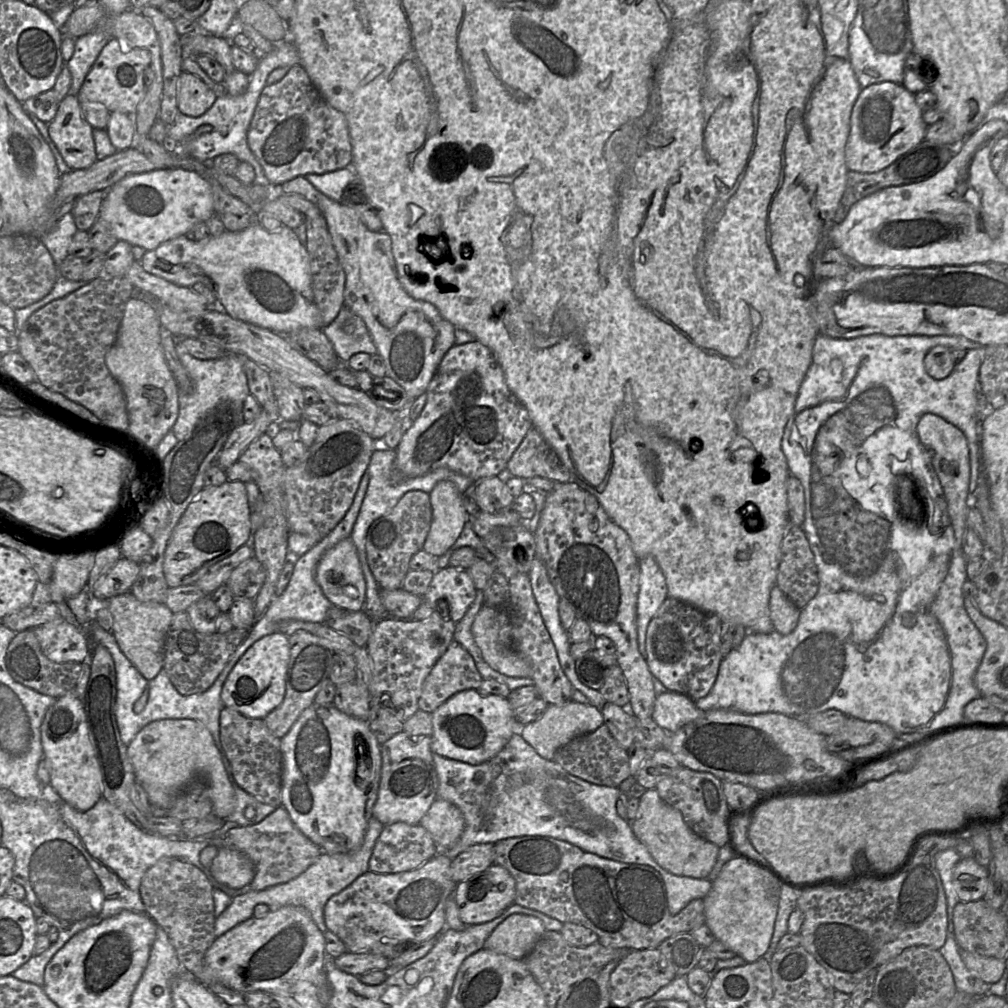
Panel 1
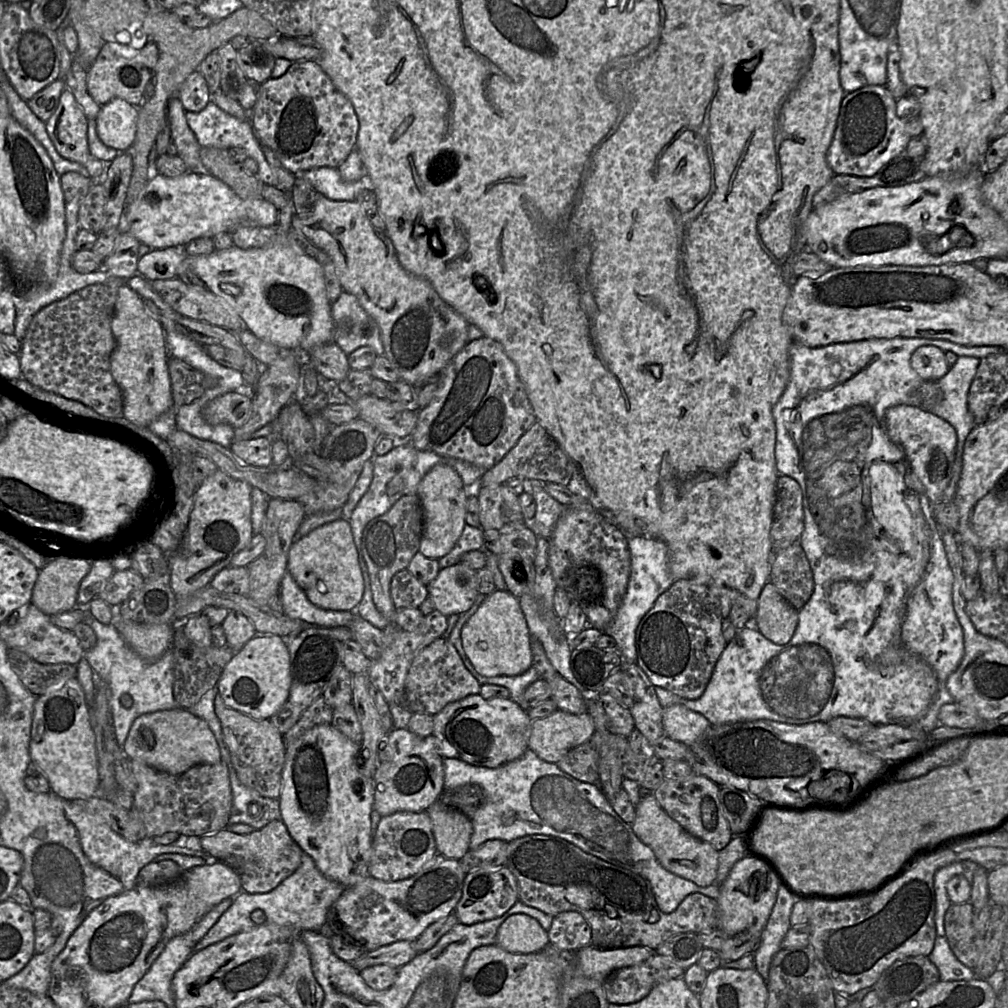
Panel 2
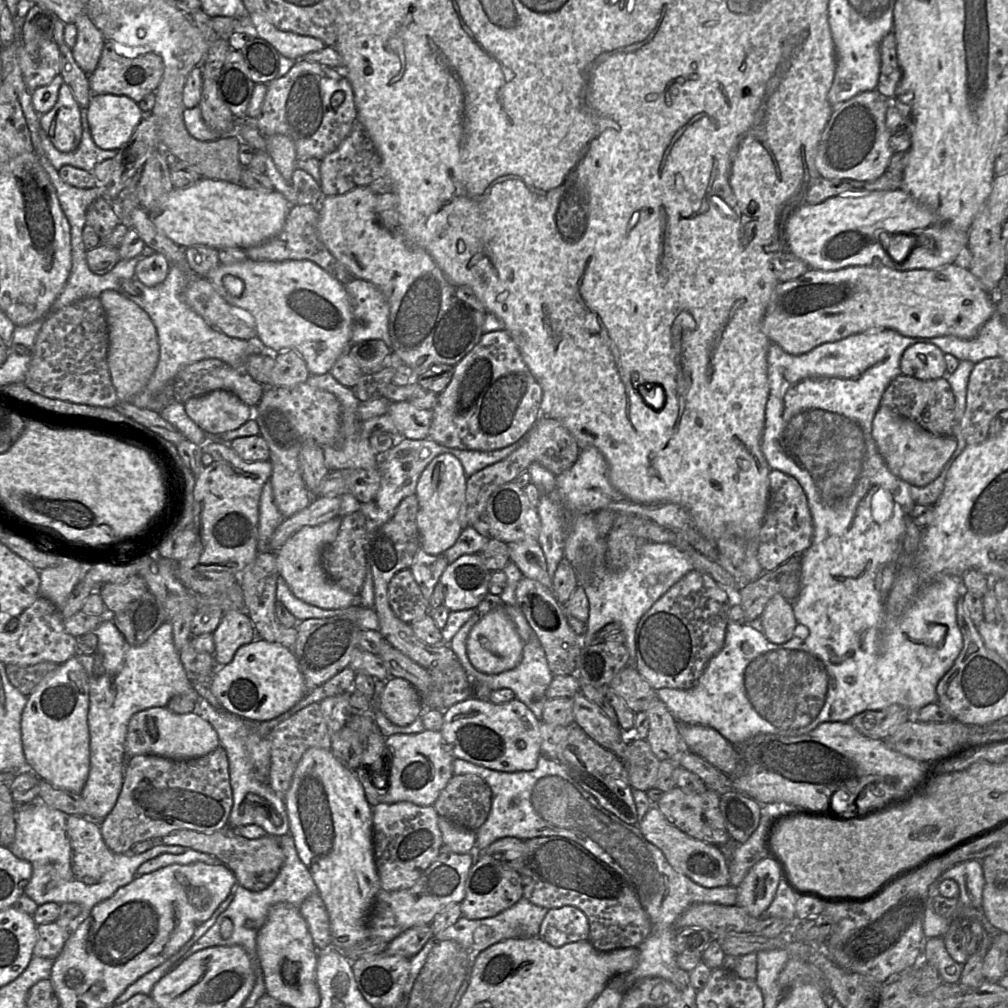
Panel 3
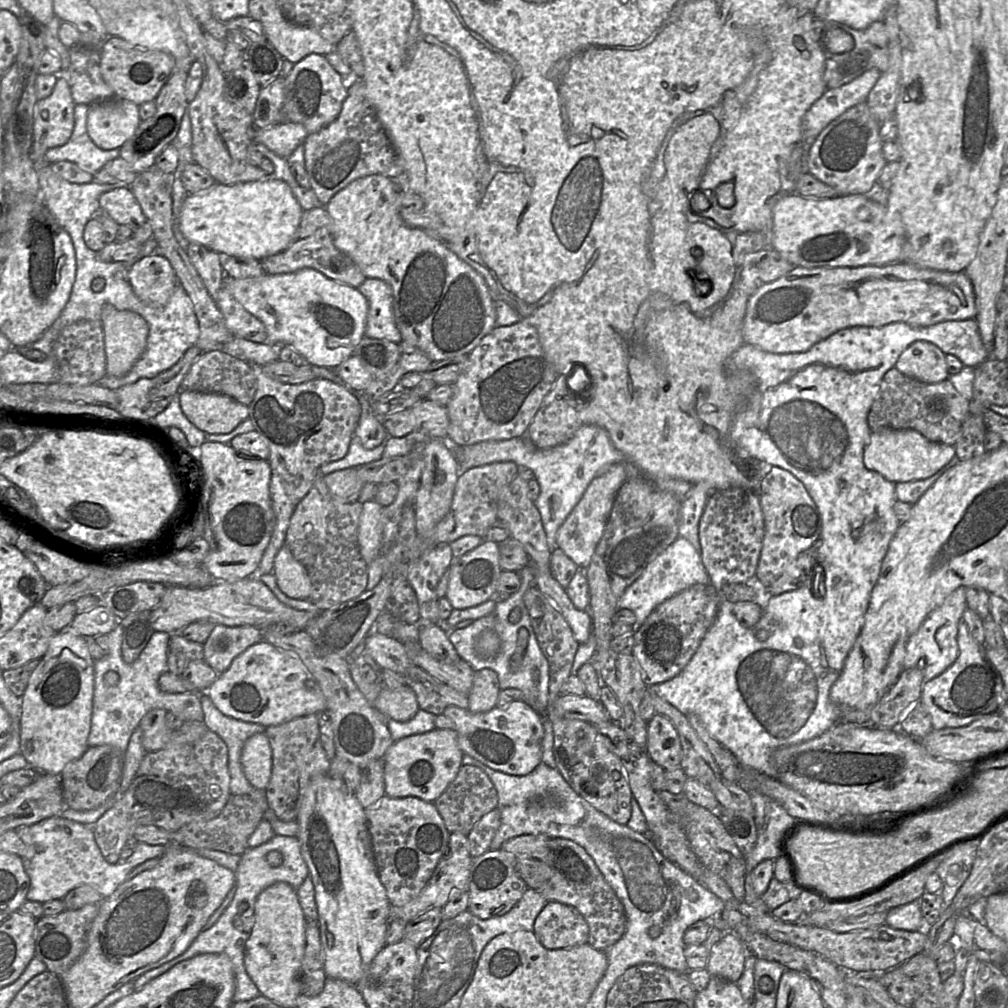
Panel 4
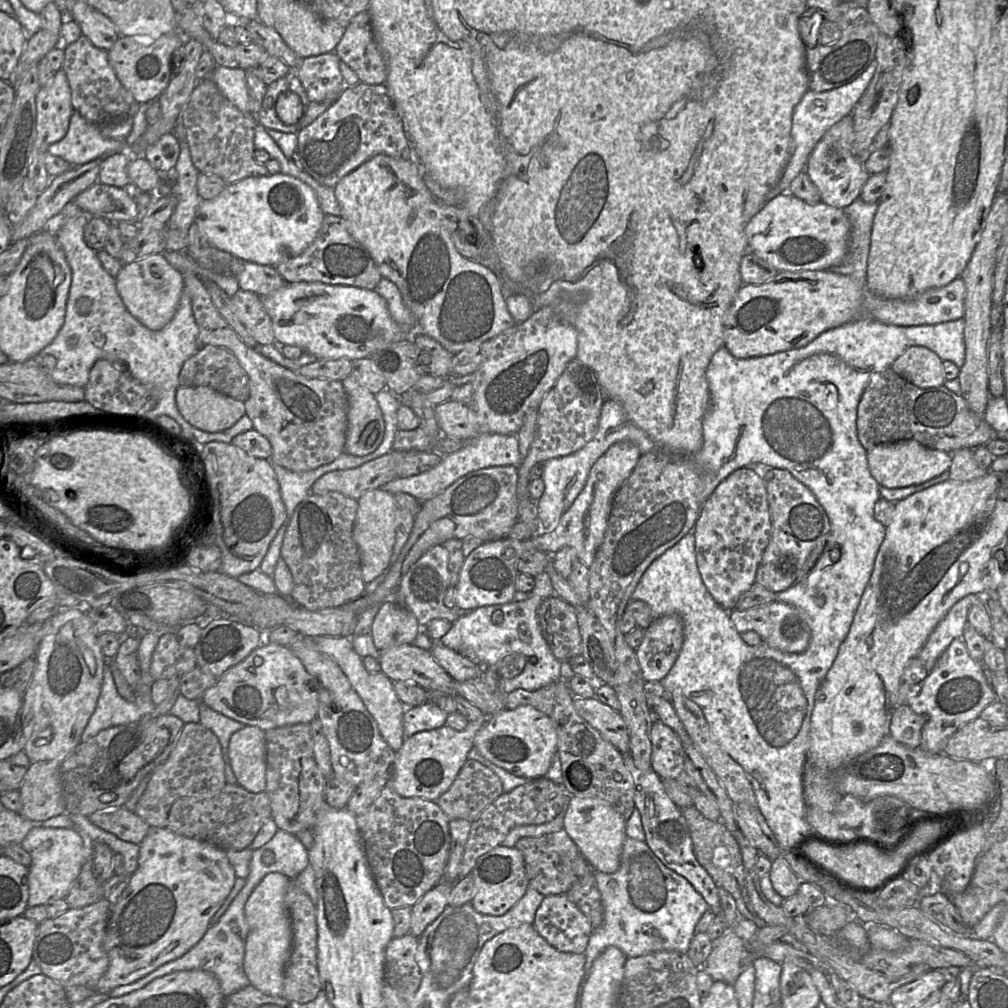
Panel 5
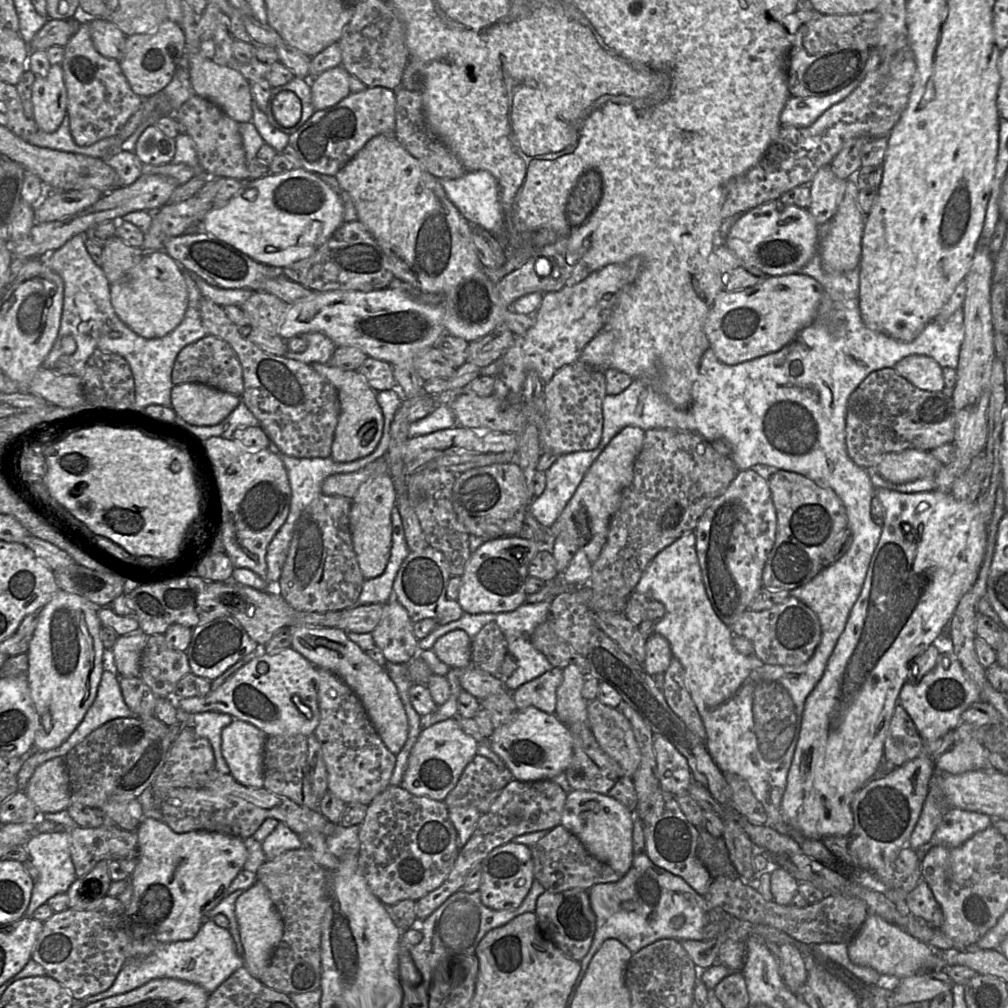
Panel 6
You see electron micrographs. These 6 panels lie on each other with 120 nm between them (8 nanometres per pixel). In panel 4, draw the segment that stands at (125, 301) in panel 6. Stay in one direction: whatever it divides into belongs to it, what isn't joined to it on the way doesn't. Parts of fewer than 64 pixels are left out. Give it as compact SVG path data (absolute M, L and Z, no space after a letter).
M149 255L128 270L135 295L149 305L165 305L178 284L175 272L165 256Z

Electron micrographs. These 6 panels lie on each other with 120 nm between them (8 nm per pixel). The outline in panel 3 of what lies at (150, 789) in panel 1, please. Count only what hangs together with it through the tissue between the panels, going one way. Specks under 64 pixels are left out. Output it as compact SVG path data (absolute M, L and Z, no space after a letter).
M152 707L134 714L128 724L126 761L135 755L153 754L170 759L192 759L209 754L220 746L214 727L197 712L177 714L166 707Z

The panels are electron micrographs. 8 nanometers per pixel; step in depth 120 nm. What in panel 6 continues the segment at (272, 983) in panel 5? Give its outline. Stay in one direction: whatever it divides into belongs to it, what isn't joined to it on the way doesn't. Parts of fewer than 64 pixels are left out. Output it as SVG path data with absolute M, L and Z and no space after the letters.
M257 880L238 897L235 904L235 915L244 948L244 966L254 978L258 979L283 936L283 921L267 888Z

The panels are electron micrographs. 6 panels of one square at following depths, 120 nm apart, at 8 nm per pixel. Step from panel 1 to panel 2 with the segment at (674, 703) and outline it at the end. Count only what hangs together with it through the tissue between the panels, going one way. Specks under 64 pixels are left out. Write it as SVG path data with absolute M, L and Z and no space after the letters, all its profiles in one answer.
M674 704L664 708L663 727L672 740L690 746L711 727L711 723L702 714Z

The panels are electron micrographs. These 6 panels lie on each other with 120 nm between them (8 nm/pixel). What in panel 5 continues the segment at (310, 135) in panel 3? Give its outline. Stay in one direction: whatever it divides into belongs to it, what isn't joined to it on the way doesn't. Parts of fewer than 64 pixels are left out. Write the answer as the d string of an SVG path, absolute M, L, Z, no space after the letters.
M333 52L300 59L295 71L309 102L335 101L346 84L340 71L340 59Z

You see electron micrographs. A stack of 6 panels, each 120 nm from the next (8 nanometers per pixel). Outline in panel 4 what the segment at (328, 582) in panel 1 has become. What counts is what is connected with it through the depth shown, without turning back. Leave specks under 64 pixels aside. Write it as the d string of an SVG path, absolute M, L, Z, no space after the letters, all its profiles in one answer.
M286 544L277 553L272 574L281 591L294 599L308 600L312 585L304 566L295 559Z

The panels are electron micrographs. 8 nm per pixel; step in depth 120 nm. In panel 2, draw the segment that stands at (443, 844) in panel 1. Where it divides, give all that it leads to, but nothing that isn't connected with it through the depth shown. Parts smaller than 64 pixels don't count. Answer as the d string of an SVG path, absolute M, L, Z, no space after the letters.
M440 799L427 813L432 822L432 831L438 853L460 860L470 850L473 825L470 819L457 809L447 806Z

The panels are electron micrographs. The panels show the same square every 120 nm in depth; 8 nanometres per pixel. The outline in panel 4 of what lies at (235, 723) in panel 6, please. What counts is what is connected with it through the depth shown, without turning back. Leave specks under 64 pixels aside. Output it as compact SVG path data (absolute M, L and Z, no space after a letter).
M265 732L249 737L243 747L241 764L247 780L259 790L266 790L272 774L272 749Z

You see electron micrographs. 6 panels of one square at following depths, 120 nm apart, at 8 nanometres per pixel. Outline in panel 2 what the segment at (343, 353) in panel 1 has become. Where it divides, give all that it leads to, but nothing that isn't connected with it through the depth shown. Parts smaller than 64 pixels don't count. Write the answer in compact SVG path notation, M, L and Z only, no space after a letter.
M342 291L332 304L332 319L333 341L346 355L362 346L371 347L377 356L384 355L379 326L354 295Z

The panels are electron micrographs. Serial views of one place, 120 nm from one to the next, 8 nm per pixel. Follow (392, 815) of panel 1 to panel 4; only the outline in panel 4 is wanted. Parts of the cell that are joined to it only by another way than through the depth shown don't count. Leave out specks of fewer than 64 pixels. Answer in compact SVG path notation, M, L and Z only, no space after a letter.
M435 729L395 741L386 751L384 760L385 793L392 798L413 796L435 802L454 781L464 753L455 730Z

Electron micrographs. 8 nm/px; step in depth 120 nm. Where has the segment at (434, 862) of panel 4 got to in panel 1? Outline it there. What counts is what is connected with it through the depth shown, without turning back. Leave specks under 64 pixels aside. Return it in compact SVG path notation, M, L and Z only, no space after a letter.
M396 822L384 826L369 859L369 871L380 874L400 873L417 869L438 853L430 833L420 824Z

